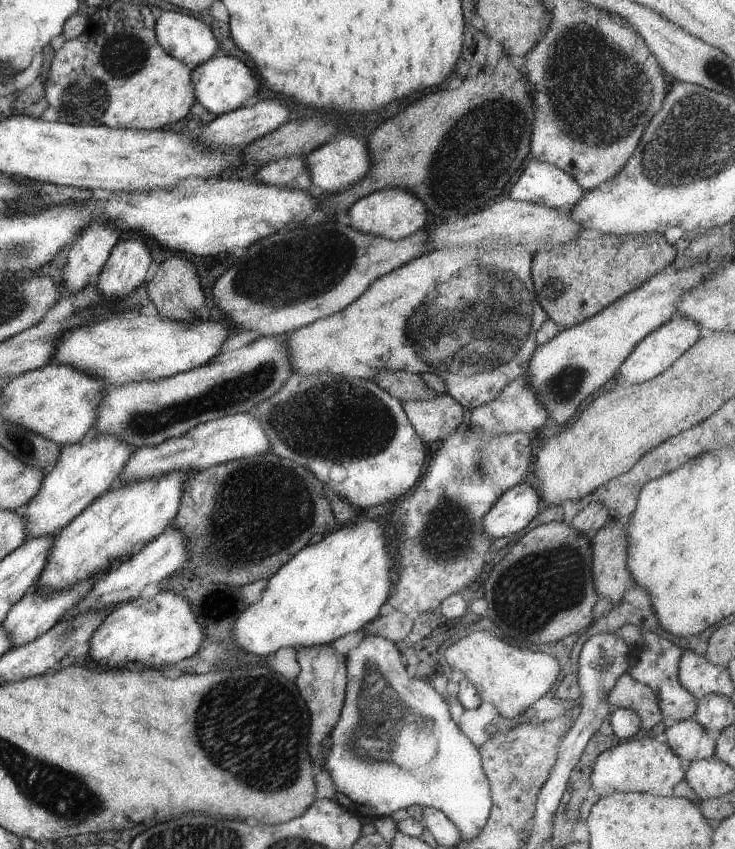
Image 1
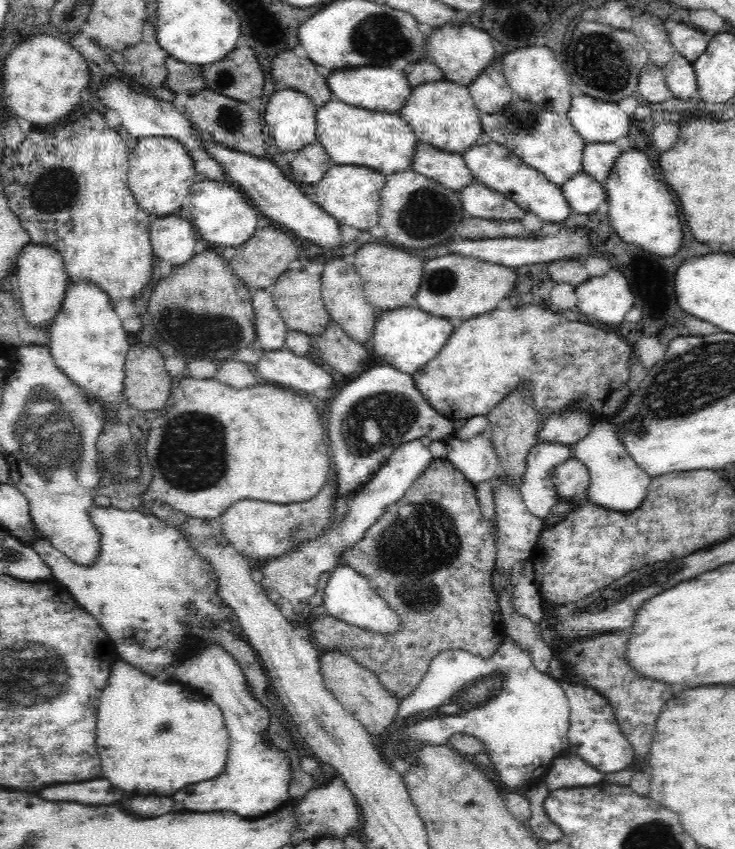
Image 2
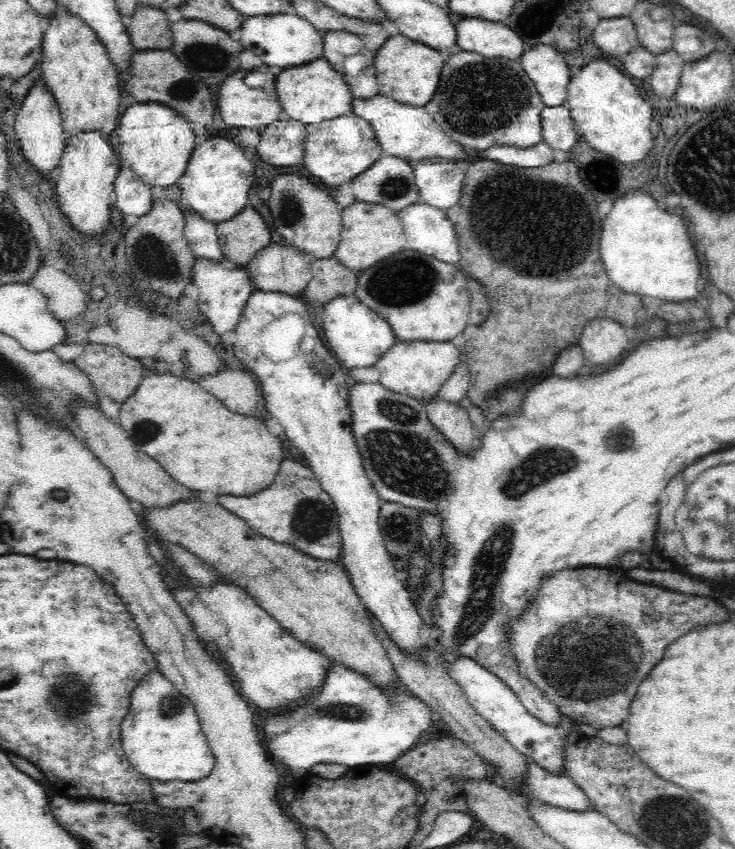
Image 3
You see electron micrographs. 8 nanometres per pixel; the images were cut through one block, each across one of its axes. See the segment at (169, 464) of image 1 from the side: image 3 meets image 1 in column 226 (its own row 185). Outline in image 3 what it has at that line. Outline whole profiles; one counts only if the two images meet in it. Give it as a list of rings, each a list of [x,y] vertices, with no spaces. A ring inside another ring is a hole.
[[[420,158],[410,161],[419,201],[440,210],[452,208],[464,180],[464,167],[451,158]]]

